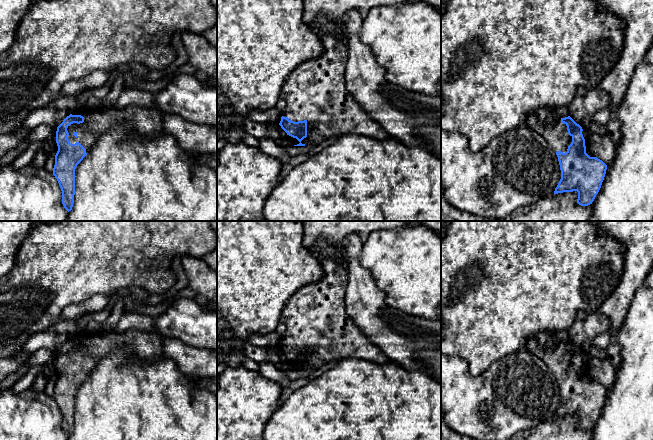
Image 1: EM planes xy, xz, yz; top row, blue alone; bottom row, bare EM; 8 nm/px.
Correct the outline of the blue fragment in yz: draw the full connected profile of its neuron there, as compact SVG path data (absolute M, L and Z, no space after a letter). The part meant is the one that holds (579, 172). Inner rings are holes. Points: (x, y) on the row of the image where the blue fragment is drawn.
M542 112L527 114L526 126L543 136L556 152L561 170L561 179L555 188L554 194L577 191L577 203L579 205L588 206L592 204L601 188L607 165L597 157L590 157L586 153L586 146L588 145L586 142L587 130L577 124L570 116L561 119L554 118L551 124L547 124L545 113Z

